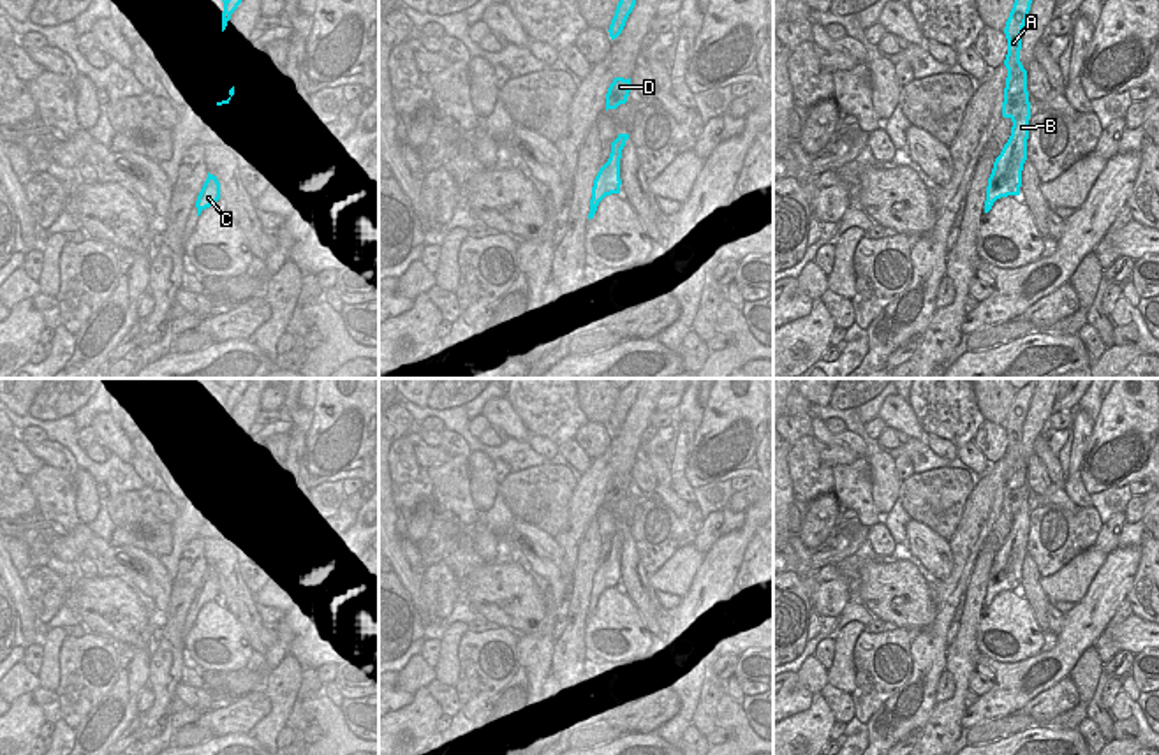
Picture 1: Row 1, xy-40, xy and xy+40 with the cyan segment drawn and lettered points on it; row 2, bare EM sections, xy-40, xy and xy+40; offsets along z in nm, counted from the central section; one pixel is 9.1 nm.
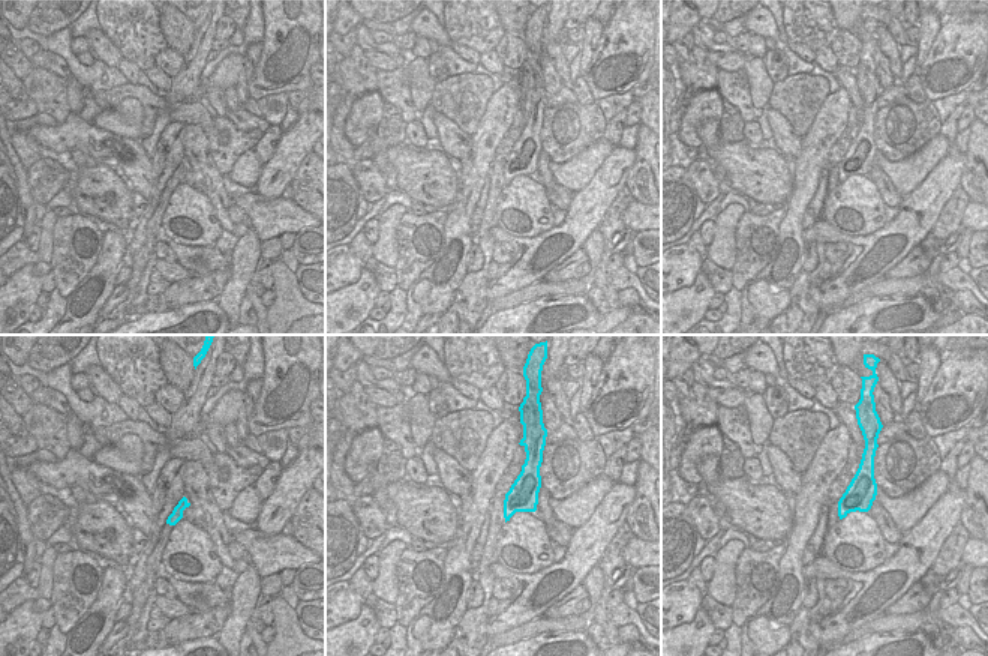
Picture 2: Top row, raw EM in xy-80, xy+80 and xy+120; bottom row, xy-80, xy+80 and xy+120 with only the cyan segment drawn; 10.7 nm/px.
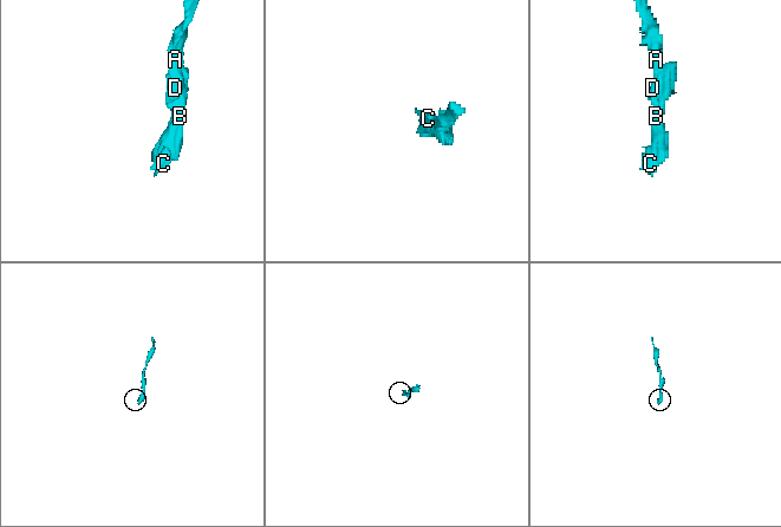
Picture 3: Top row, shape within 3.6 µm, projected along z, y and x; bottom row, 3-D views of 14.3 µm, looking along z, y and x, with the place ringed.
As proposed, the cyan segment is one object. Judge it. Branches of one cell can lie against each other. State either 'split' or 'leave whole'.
split

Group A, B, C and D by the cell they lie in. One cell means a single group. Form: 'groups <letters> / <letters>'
groups A D / B C

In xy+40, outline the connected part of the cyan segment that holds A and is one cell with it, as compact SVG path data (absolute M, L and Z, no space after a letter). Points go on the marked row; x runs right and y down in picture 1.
M1015 0L1009 18L1006 21L1008 55L1004 65L1008 69L1004 97L1015 102L1027 102L1027 70L1020 62L1022 33L1030 11L1032 0Z

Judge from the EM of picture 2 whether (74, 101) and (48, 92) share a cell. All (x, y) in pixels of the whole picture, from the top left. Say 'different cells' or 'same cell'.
different cells

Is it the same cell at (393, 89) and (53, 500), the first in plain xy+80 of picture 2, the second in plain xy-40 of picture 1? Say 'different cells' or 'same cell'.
same cell

